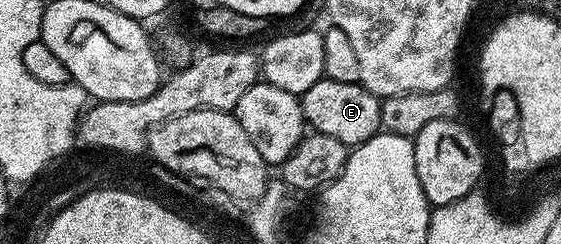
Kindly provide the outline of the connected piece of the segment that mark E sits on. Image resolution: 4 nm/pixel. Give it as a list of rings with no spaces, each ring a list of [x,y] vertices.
[[[322,78],[311,86],[311,90],[300,93],[301,109],[305,123],[312,131],[331,134],[339,142],[356,146],[370,140],[381,128],[381,100],[372,96],[367,89],[351,82],[335,82]]]

